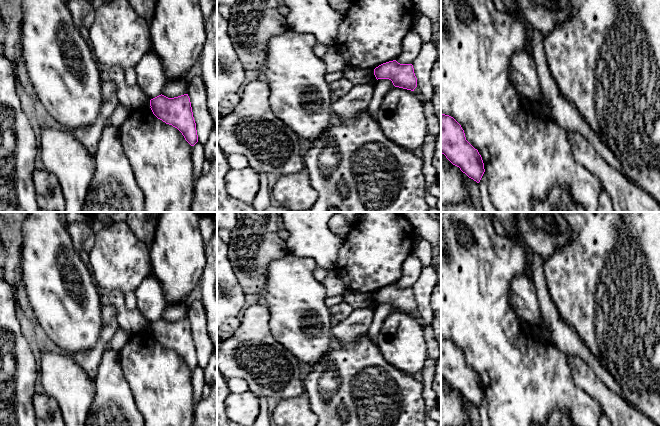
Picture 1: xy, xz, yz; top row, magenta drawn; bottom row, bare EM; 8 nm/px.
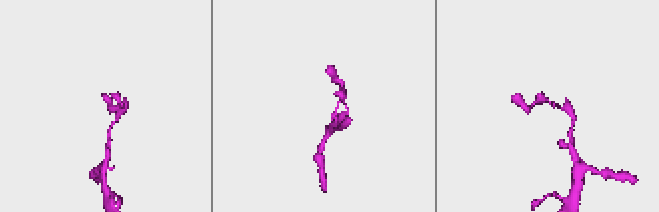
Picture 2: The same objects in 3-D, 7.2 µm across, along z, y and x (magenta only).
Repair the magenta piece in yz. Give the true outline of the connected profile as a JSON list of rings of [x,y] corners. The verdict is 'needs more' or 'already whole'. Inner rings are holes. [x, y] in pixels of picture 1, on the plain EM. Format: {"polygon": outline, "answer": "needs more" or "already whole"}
{"polygon": [[[441,337],[441,377],[477,407],[485,393],[478,374],[465,361],[461,349],[451,340]]], "answer": "already whole"}

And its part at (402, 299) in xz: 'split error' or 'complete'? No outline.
complete

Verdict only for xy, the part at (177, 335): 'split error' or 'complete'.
complete

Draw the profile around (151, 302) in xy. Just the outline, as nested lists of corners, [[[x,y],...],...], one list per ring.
[[[150,274],[145,277],[134,292],[137,298],[137,309],[151,323],[162,318],[169,306],[159,279]]]

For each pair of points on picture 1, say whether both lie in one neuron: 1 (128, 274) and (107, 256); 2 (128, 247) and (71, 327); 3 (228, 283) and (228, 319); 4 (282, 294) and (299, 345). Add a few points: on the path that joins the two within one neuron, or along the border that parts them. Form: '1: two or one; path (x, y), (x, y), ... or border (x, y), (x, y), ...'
1: one; path (123, 269), (112, 258)
2: two; border (91, 273), (96, 284)
3: one; path (228, 292), (228, 310)
4: one; path (295, 307), (296, 327), (299, 332)

